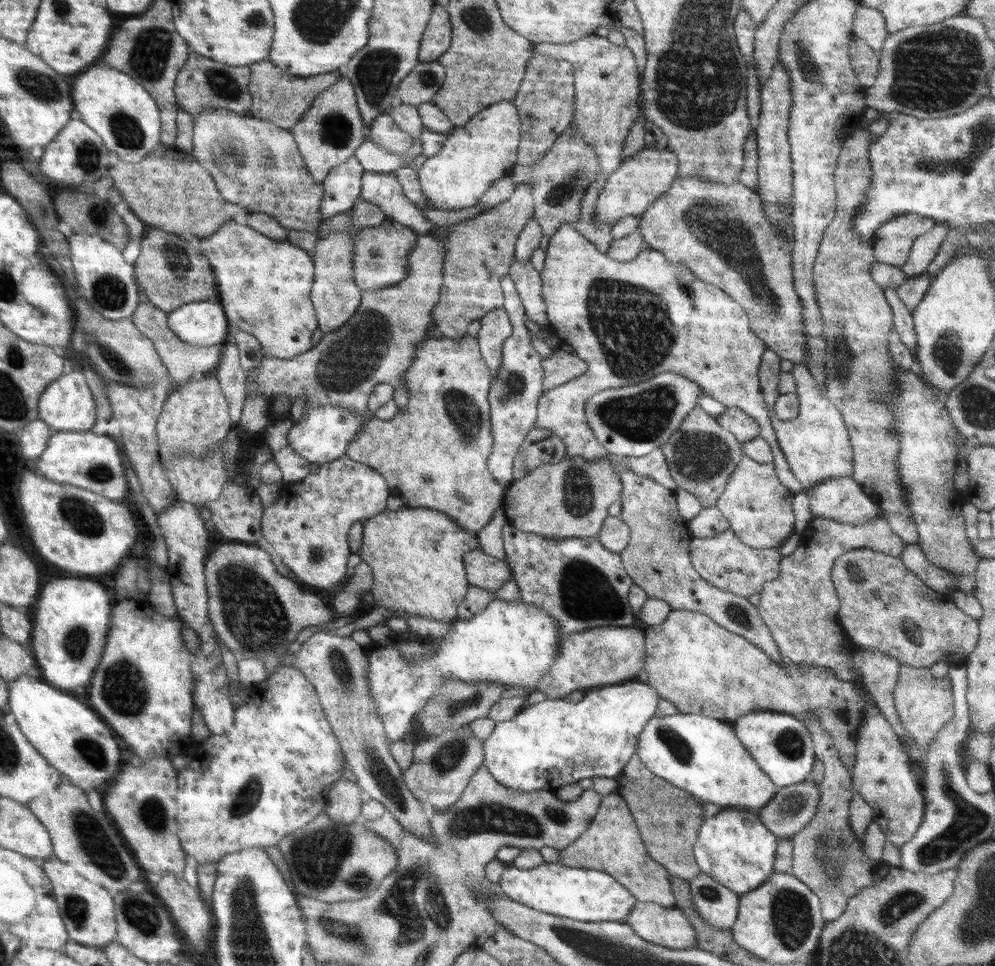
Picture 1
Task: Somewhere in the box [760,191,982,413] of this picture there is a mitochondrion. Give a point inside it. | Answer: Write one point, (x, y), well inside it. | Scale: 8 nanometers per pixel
(947, 351)

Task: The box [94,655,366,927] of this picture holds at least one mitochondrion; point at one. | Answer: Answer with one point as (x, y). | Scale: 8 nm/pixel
(123, 687)

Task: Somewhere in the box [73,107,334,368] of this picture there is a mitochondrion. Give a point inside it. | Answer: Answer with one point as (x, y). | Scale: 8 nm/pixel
(225, 153)

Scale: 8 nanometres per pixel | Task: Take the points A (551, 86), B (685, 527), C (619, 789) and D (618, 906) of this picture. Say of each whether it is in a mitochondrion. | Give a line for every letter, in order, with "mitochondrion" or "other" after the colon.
A: other
B: other
C: other
D: other

